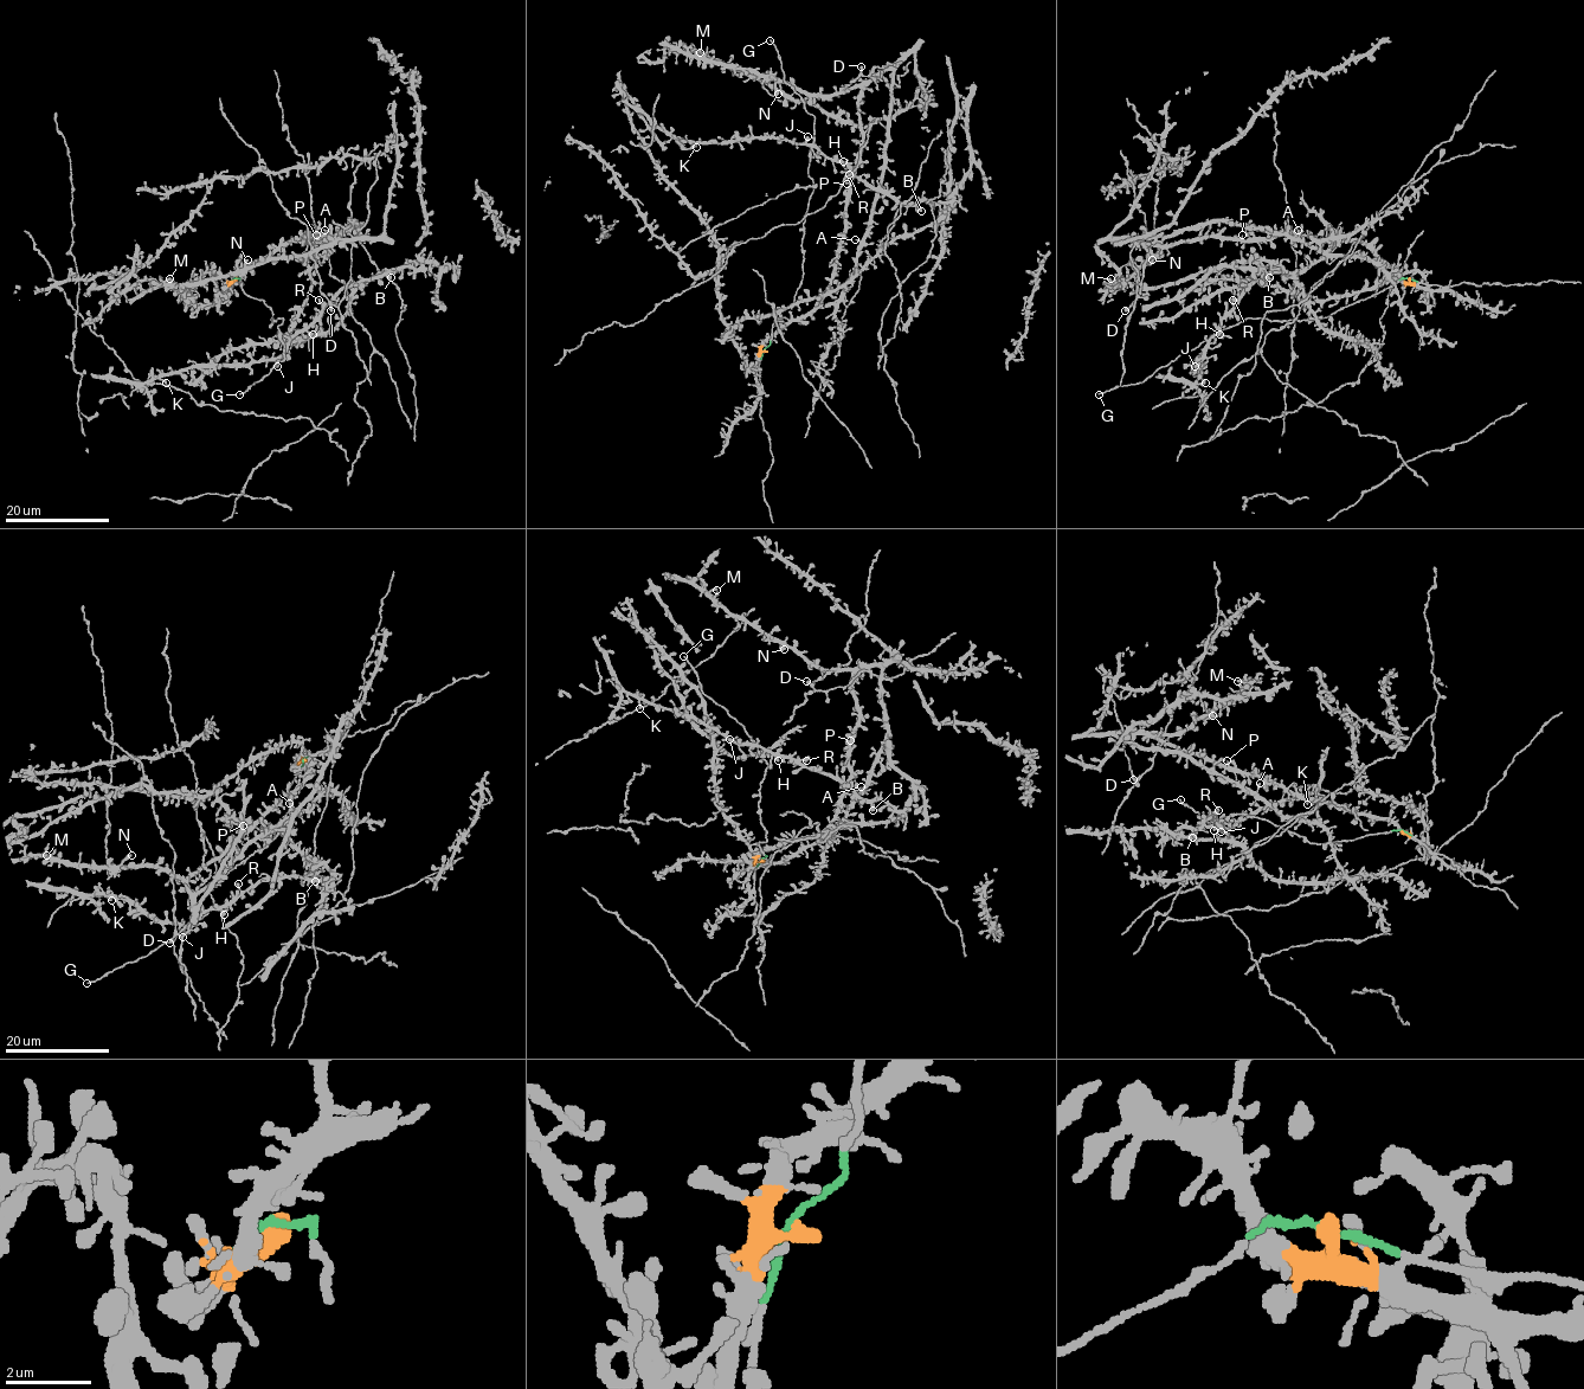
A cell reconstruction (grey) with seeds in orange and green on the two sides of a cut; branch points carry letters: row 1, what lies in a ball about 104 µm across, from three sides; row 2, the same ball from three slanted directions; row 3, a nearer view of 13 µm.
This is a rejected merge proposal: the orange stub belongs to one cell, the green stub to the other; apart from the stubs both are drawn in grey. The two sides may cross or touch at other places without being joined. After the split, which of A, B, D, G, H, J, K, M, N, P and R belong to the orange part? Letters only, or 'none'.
A, D, M, N, P

